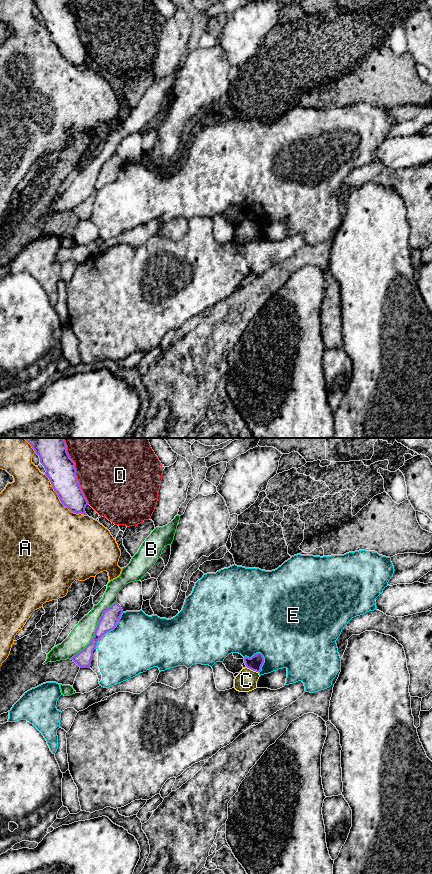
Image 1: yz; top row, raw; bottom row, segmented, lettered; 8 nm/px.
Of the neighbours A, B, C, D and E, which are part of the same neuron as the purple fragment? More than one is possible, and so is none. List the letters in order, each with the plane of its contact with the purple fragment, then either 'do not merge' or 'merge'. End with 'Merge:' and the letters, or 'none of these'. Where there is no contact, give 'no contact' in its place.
A: yz | do not merge
B: yz | do not merge
C: yz | do not merge
D: yz | do not merge
E: yz | do not merge
Merge: none of these

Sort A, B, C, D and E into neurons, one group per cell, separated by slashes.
A / B / C / D / E

